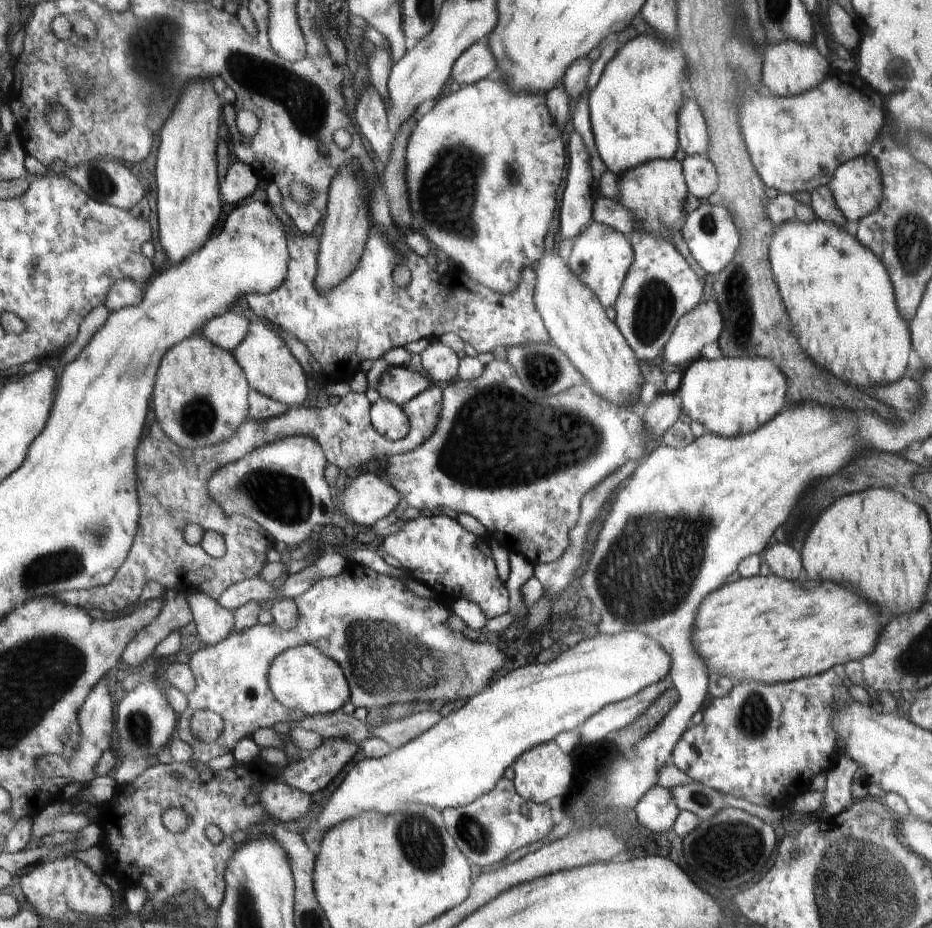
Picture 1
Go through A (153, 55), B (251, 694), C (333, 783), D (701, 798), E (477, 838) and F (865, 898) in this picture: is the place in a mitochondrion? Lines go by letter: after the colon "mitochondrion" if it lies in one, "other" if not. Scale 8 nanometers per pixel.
A: mitochondrion
B: other
C: other
D: mitochondrion
E: mitochondrion
F: mitochondrion

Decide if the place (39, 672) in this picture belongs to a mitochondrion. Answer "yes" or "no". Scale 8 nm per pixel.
yes

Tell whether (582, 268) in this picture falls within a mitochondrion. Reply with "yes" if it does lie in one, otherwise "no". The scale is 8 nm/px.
yes

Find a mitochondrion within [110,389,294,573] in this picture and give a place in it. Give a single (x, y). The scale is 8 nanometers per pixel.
(198, 416)

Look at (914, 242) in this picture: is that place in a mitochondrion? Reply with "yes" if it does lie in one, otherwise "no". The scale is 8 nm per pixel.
yes

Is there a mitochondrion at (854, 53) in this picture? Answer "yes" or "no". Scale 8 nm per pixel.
no

